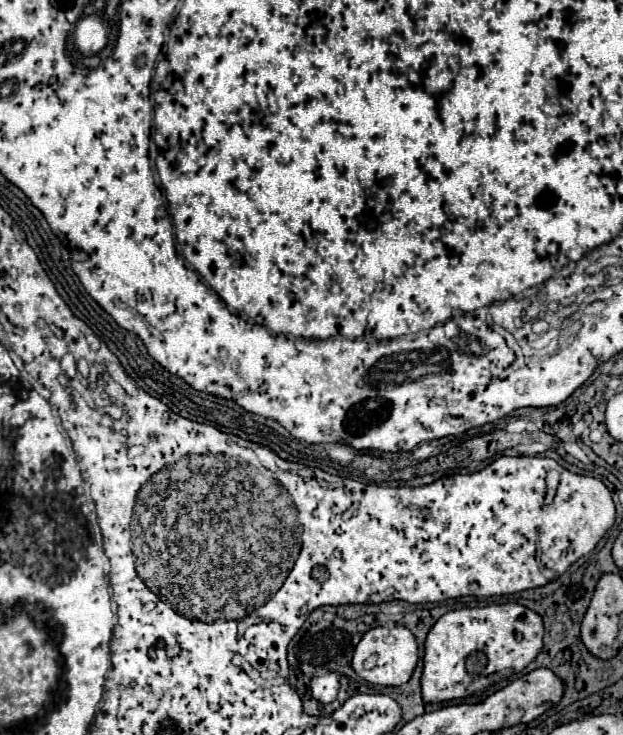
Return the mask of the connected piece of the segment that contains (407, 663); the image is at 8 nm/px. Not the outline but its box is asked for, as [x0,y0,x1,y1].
[352,625,418,687]

